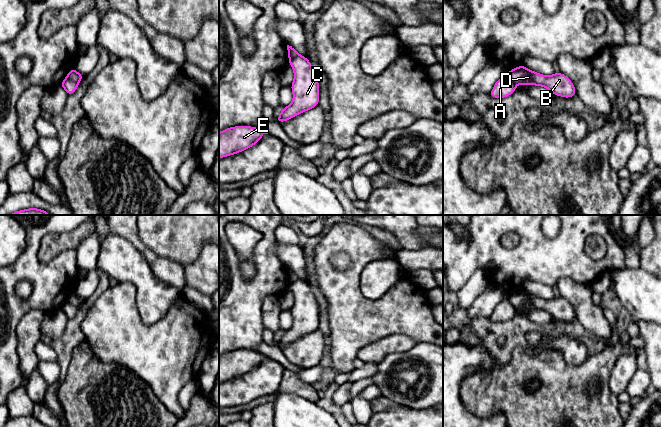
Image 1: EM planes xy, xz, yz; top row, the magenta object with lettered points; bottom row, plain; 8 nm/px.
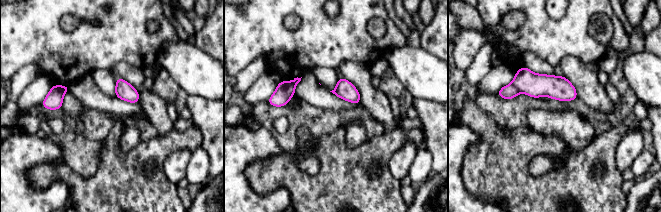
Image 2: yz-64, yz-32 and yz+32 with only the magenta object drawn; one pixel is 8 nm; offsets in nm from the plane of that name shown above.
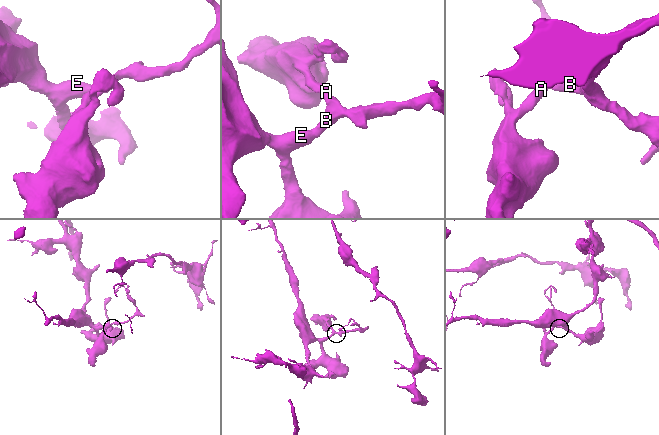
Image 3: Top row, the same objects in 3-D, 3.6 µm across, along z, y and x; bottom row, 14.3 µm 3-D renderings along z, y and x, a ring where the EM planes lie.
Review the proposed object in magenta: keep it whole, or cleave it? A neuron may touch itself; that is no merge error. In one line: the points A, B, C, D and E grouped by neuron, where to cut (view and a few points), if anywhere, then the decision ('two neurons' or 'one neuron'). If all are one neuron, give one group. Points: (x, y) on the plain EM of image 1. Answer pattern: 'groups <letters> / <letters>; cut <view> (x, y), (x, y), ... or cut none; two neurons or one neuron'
groups A / B C D E; cut yz (507, 299), (515, 310); two neurons

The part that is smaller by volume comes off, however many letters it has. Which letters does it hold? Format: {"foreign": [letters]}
{"foreign": ["A"]}

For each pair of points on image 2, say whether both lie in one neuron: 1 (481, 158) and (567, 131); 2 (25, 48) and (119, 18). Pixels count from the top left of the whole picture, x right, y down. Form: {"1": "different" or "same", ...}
{"1": "different", "2": "same"}

